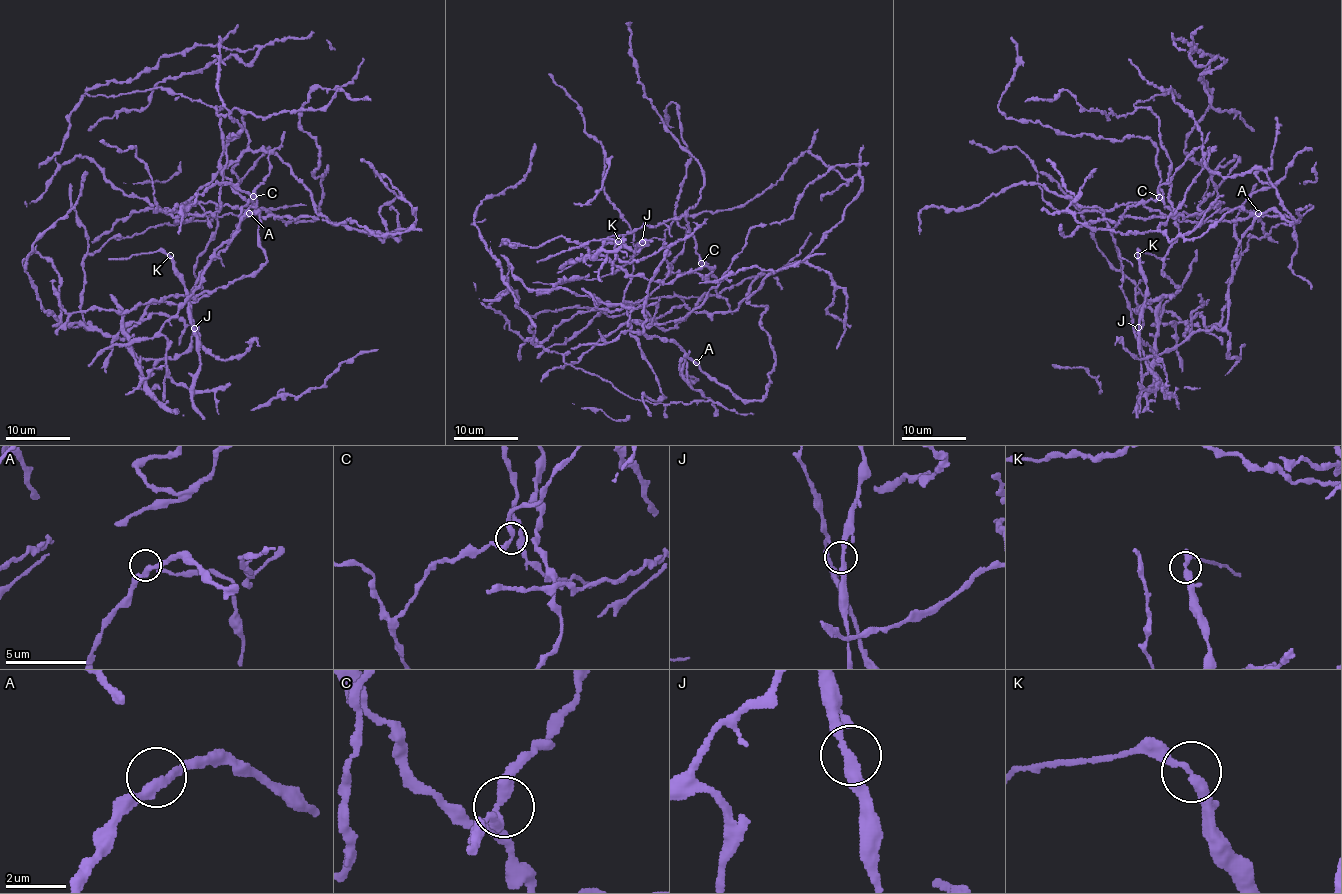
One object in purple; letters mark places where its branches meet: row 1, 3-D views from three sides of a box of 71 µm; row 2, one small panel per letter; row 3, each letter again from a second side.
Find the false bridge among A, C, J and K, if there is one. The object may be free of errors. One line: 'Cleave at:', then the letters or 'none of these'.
Cleave at: K

